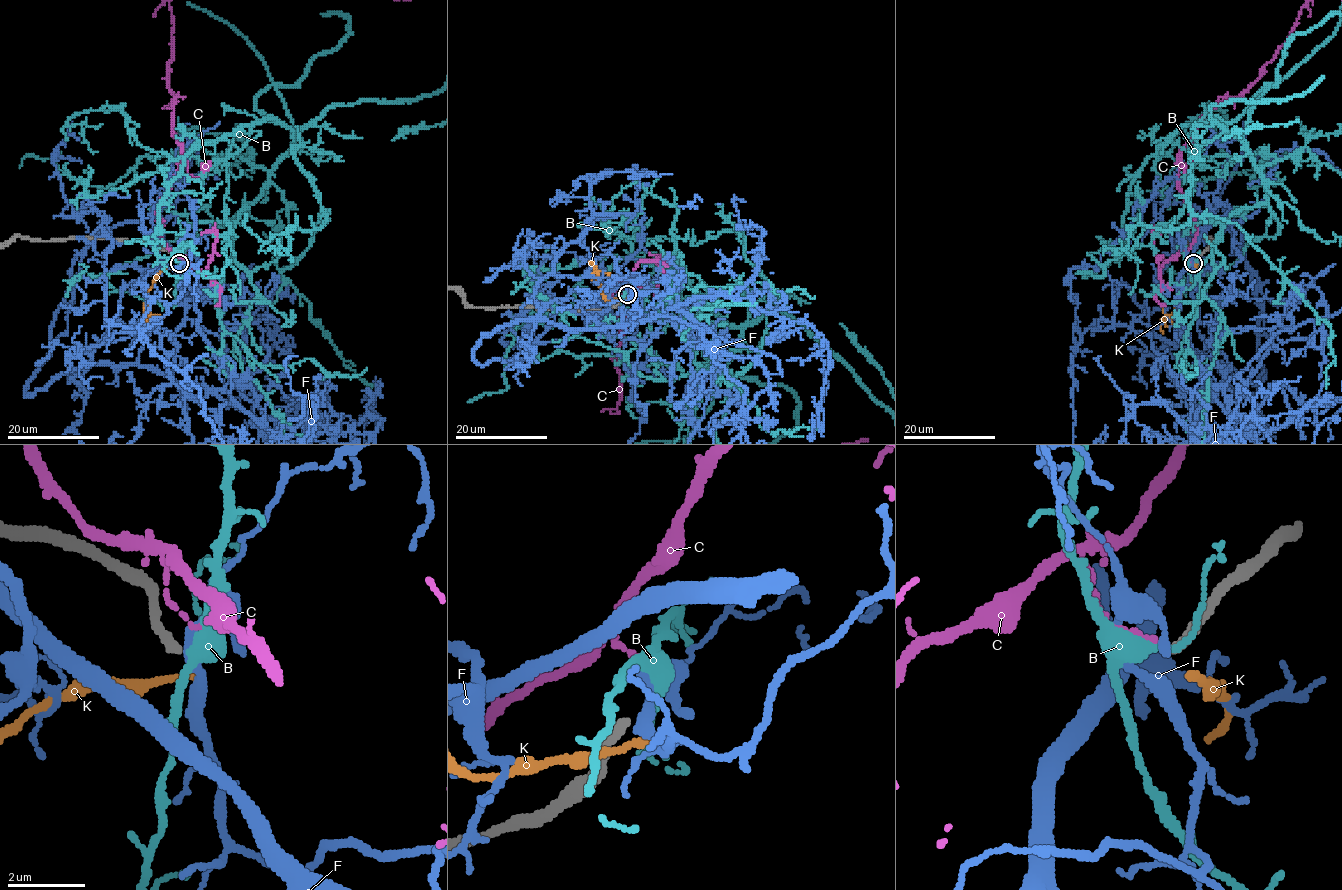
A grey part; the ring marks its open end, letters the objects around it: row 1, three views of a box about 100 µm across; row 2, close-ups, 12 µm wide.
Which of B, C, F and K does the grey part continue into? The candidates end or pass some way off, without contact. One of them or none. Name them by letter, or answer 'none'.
none

